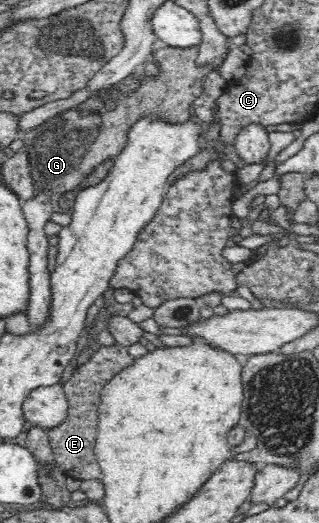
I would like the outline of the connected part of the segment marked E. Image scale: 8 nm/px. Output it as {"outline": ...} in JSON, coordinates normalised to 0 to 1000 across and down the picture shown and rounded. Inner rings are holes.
{"outline":[[[364,658],[361,662],[320,662],[282,690],[257,700],[238,702],[219,723],[194,730],[197,748],[210,757],[213,792],[207,803],[163,822],[147,824],[154,853],[169,857],[172,885],[188,891],[210,910],[257,918],[320,918],[323,906],[313,899],[298,872],[298,837],[304,836],[304,793],[313,759],[323,740],[361,717],[389,709],[395,700],[420,694],[423,686],[401,677],[395,663]]]}

